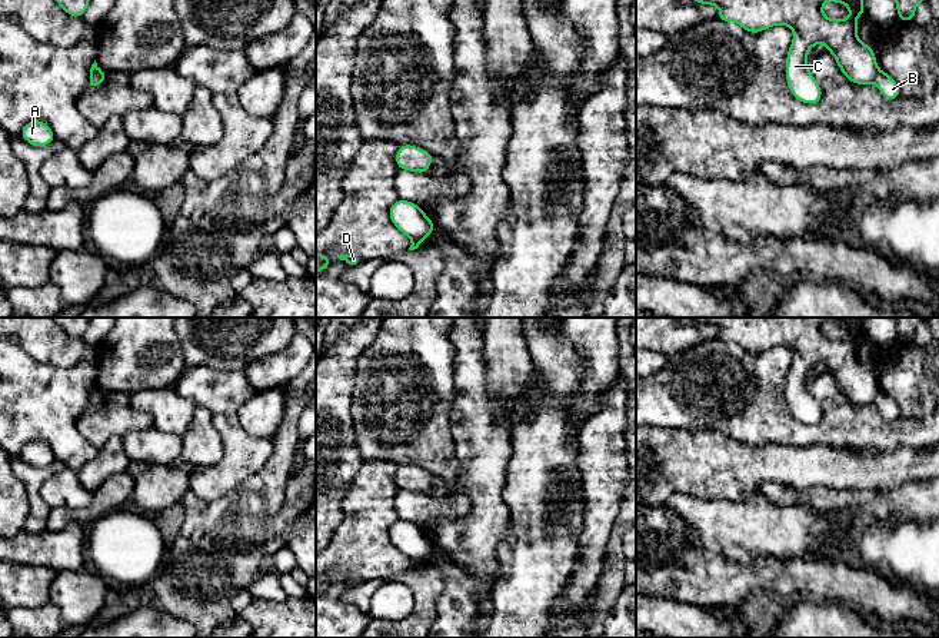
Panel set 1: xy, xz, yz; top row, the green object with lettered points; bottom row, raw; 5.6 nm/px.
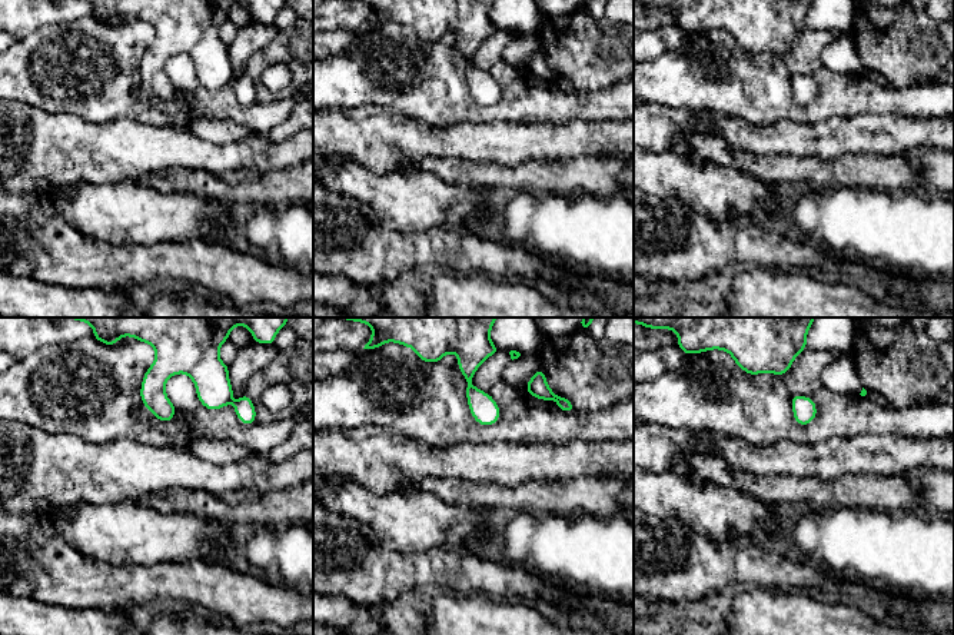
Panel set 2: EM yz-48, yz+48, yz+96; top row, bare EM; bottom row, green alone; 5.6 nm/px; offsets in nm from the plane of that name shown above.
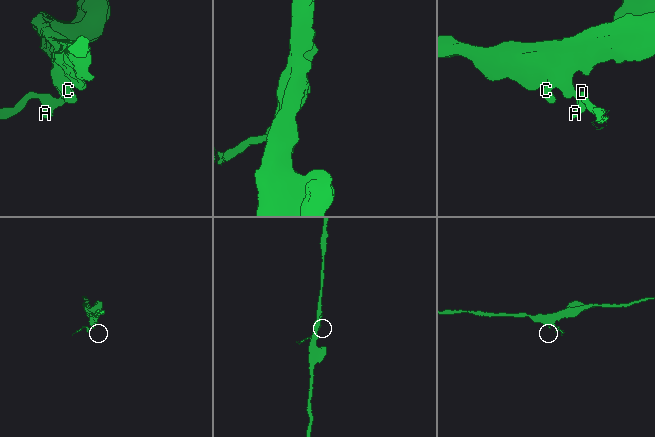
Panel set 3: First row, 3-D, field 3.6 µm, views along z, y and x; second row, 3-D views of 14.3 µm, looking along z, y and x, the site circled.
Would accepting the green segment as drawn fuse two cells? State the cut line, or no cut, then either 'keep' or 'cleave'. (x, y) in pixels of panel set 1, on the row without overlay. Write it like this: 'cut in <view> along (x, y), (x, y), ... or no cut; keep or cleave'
cut in xy along (105, 395), (90, 398); cleave

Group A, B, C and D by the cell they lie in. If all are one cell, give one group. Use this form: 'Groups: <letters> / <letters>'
Groups: A B D / C

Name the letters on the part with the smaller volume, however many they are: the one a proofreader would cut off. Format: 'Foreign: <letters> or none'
Foreign: A, B, D

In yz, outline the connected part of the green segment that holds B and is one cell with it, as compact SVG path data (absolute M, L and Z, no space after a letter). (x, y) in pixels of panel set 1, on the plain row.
M882 391L878 393L875 405L886 421L895 421L900 416L896 401Z

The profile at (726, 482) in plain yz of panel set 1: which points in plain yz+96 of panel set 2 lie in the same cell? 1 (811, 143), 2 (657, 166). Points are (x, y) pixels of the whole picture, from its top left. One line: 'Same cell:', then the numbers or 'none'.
Same cell: 1

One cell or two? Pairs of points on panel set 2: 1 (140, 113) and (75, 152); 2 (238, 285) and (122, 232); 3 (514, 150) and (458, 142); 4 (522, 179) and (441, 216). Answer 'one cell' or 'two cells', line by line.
1: two cells
2: two cells
3: one cell
4: two cells

